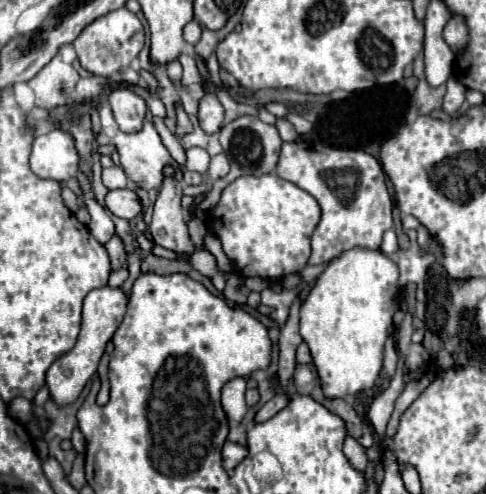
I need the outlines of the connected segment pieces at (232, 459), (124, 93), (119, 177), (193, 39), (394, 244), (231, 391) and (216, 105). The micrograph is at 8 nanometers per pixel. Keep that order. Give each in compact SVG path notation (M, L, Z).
M226 441L224 447L222 447L222 467L230 473L244 457L246 457L246 447L244 445L238 445L238 443L230 443Z
M116 89L108 97L116 123L124 133L138 133L146 117L146 101L130 89Z
M110 167L102 171L102 181L108 189L124 189L128 185L128 177L124 173L124 169L120 167Z
M190 21L190 23L184 27L184 41L190 43L190 45L196 45L196 43L200 41L200 33L202 33L200 25L198 25L196 21Z
M388 229L384 233L384 241L382 241L382 247L380 247L384 253L392 254L394 251L399 250L398 239L396 239L396 233L394 229Z
M236 377L228 381L222 389L222 409L230 423L240 423L248 413L248 407L244 403L244 391L246 391L244 377Z
M206 93L200 101L200 111L198 111L200 127L206 133L216 133L222 127L224 121L224 107L220 105L218 97L214 93Z

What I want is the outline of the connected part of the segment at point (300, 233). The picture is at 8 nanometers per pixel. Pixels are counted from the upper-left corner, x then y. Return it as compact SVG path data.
M276 173L238 177L222 191L220 203L208 213L208 227L220 237L226 255L234 259L236 271L242 277L262 277L272 283L308 267L310 237L318 223L318 201Z

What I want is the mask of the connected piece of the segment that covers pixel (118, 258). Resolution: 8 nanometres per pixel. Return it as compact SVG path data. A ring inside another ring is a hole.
M114 235L106 245L106 251L110 255L110 261L112 261L112 269L120 269L126 261L126 249L124 249L124 243L118 235Z

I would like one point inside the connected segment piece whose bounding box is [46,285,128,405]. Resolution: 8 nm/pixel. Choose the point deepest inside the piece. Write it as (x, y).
(104, 307)

